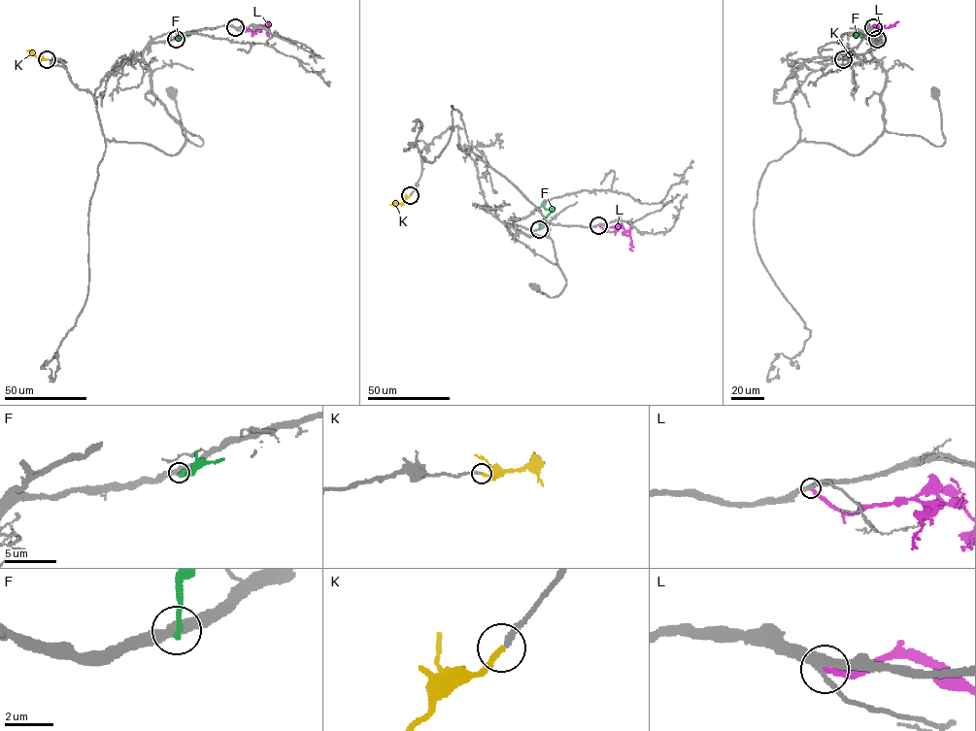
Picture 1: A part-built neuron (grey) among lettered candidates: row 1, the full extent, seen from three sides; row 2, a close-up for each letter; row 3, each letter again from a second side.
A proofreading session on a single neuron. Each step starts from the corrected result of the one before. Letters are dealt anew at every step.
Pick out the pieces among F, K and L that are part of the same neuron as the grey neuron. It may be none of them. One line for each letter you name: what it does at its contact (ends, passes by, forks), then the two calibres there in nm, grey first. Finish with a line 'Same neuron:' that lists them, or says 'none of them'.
K: it ends | 240/240 nm
Same neuron: K

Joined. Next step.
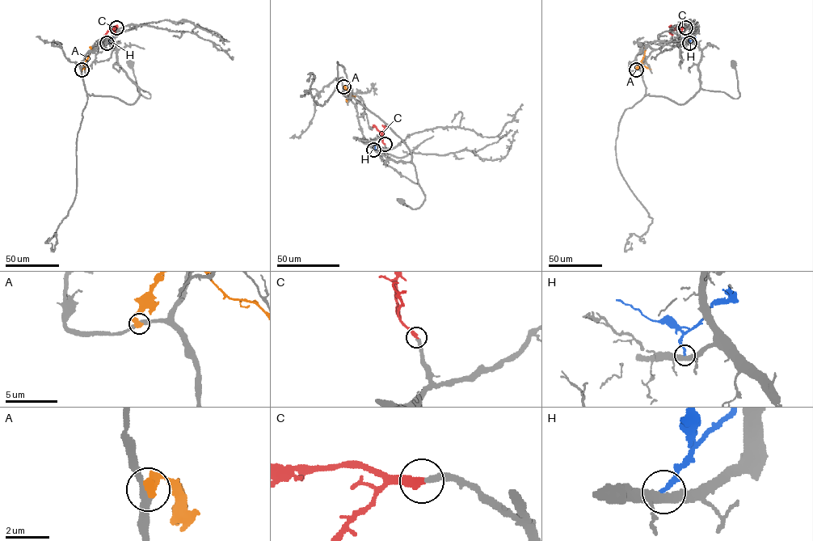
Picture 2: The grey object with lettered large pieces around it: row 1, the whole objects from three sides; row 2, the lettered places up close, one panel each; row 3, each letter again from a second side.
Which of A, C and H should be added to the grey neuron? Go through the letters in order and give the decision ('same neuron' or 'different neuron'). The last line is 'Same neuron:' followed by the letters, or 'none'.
A: different neuron
C: same neuron
H: different neuron
Same neuron: C

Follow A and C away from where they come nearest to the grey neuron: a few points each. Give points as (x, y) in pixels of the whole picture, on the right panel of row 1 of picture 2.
A: (636, 69), (644, 56), (644, 47)
C: (684, 27), (670, 29), (671, 35)

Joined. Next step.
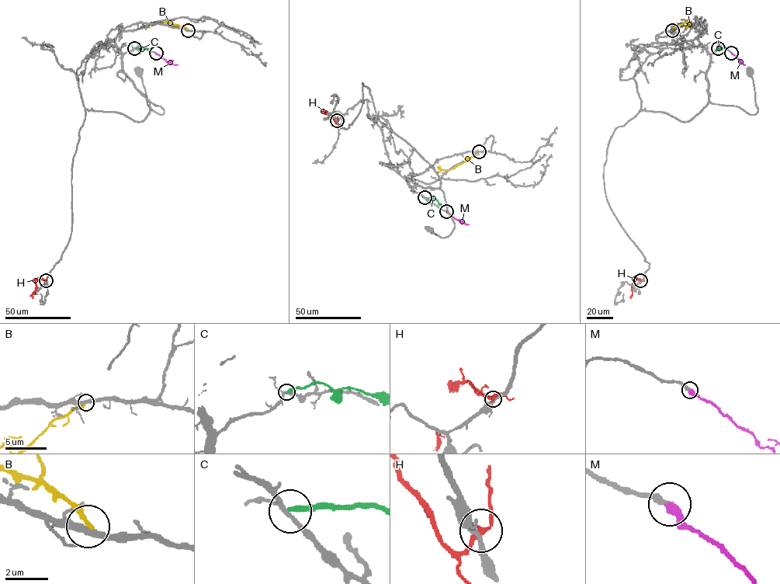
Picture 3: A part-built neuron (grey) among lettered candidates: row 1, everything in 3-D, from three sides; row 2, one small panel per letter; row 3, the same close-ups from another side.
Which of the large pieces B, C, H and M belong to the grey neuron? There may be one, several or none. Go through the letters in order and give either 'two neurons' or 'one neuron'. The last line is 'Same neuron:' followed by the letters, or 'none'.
B: two neurons
C: two neurons
H: two neurons
M: one neuron
Same neuron: M

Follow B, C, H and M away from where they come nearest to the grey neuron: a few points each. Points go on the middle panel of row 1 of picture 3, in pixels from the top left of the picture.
B: (479, 151), (454, 168), (441, 169), (440, 166)
C: (424, 197), (435, 199), (441, 204)
H: (337, 120), (334, 122), (324, 110)
M: (446, 211), (468, 224)

